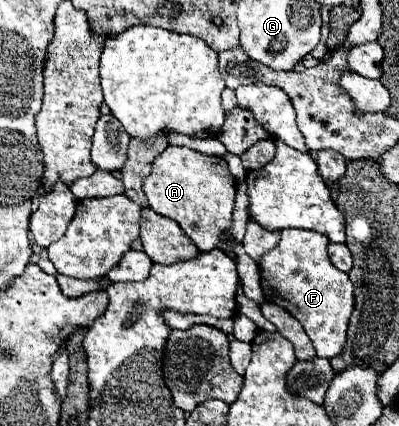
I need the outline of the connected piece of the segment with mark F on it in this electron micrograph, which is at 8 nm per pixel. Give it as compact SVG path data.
M284 229L280 243L260 261L262 289L266 301L272 301L296 317L310 337L316 357L332 359L346 341L348 317L352 313L352 283L348 275L334 269L328 259L326 237L318 231Z

